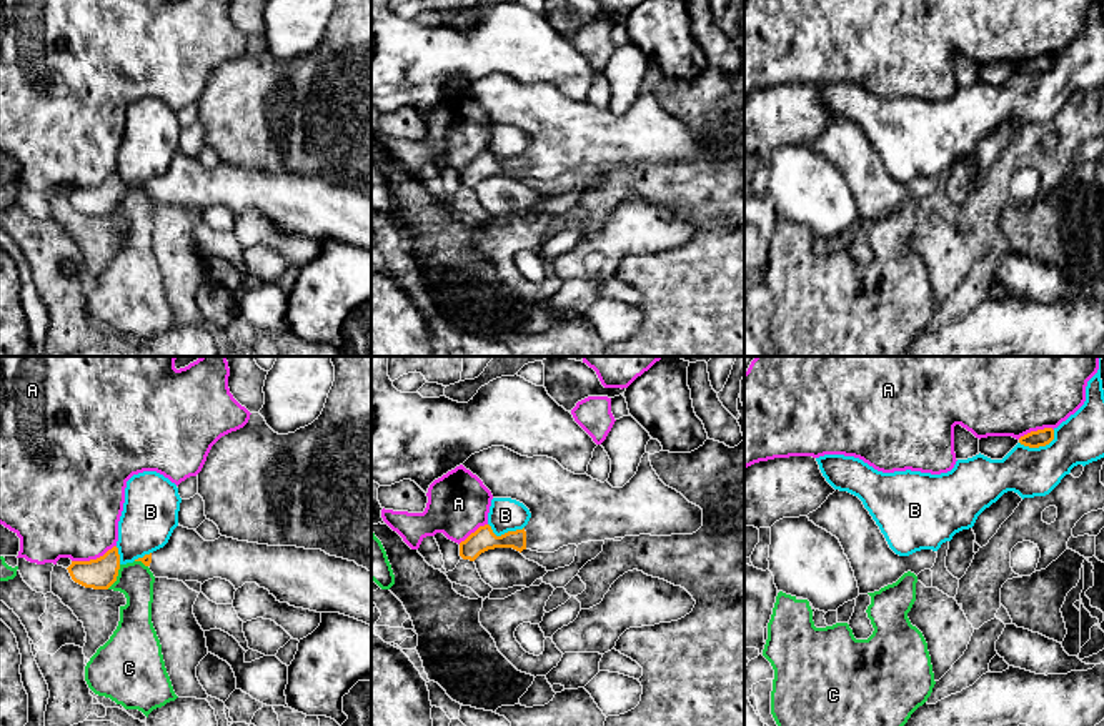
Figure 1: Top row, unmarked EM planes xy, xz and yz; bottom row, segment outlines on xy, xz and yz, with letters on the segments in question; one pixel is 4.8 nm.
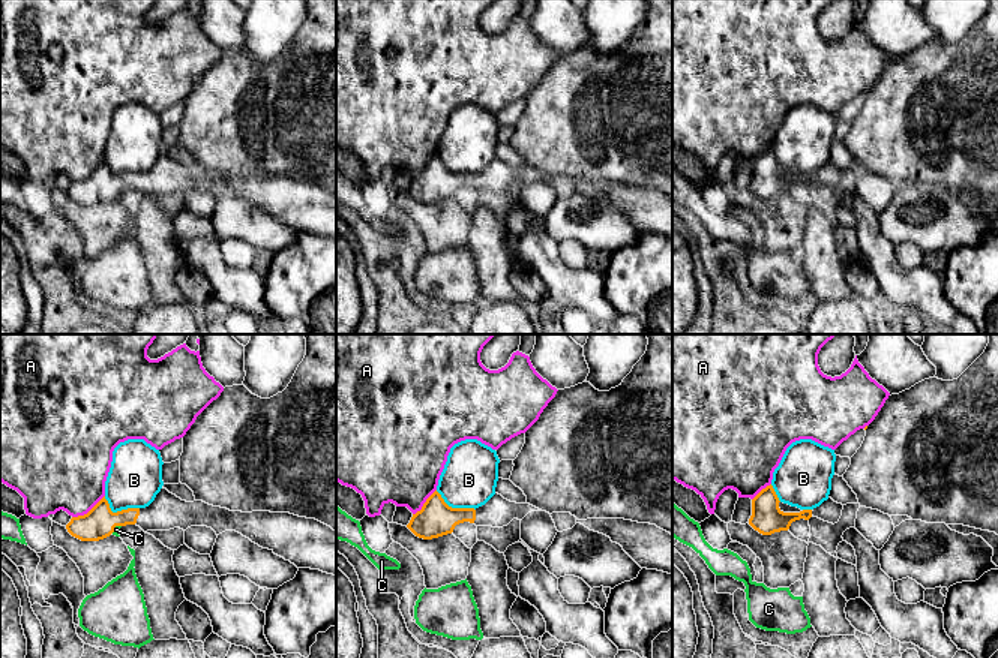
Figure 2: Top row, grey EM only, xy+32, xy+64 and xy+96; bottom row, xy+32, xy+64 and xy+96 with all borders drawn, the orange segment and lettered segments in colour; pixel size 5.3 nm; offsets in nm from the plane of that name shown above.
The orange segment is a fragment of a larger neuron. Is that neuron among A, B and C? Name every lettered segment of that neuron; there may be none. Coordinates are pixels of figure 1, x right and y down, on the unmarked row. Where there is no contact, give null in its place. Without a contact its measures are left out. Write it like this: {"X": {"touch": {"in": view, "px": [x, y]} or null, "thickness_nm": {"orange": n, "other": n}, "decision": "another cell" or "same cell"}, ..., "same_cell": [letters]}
{"A": {"touch": {"in": "xy", "px": [94, 187]}, "thickness_nm": {"orange": 150, "other": 440}, "decision": "another cell"}, "B": {"touch": {"in": "yz", "px": [1039, 72]}, "thickness_nm": {"orange": 80, "other": 240}, "decision": "another cell"}, "C": {"touch": {"in": "xy", "px": [117, 202]}, "thickness_nm": {"orange": 150, "other": 170}, "decision": "another cell"}, "same_cell": []}

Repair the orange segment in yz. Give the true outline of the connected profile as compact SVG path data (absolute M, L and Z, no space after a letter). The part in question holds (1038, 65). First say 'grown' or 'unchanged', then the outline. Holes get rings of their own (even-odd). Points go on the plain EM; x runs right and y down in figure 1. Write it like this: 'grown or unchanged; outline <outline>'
unchanged; outline M1044 55L1021 63L1019 70L1029 75L1039 75L1049 72L1052 67L1054 67L1054 57Z

